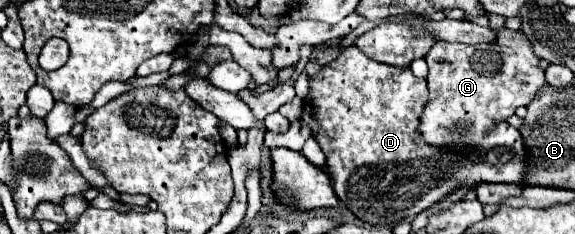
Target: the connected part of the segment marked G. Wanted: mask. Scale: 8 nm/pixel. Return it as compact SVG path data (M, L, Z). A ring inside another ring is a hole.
M498 30L498 40L494 44L434 44L426 54L428 62L428 90L430 102L424 108L418 138L434 146L466 148L478 144L484 134L496 124L514 114L518 106L526 106L544 84L544 70L538 68L538 58L534 56L530 42L520 30Z

